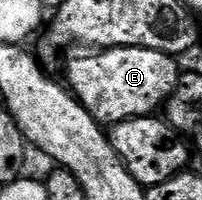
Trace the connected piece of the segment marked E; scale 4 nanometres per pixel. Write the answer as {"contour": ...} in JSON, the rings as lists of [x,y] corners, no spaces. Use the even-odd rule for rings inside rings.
{"contour":[[[109,47],[95,53],[84,53],[68,63],[67,86],[73,95],[80,100],[87,111],[101,124],[115,125],[127,119],[137,119],[139,115],[152,115],[165,106],[169,97],[175,93],[182,82],[182,70],[177,56],[159,51],[157,47]]]}

